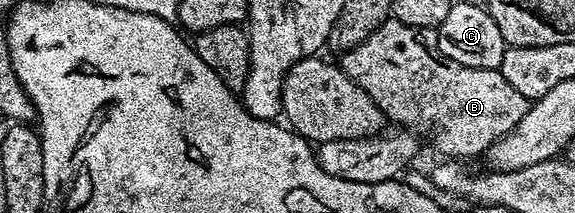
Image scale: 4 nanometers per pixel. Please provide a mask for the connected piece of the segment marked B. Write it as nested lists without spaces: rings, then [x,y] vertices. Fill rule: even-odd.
[[[395,19],[386,20],[379,29],[372,31],[372,35],[368,35],[368,39],[364,39],[364,43],[341,54],[340,67],[364,91],[368,91],[372,103],[380,107],[387,122],[394,121],[390,123],[419,134],[430,133],[435,147],[446,159],[467,159],[477,153],[478,156],[485,154],[493,141],[498,141],[517,127],[531,107],[528,98],[520,95],[520,91],[504,79],[501,71],[464,67],[464,63],[456,63],[440,51],[435,30],[409,26]]]

